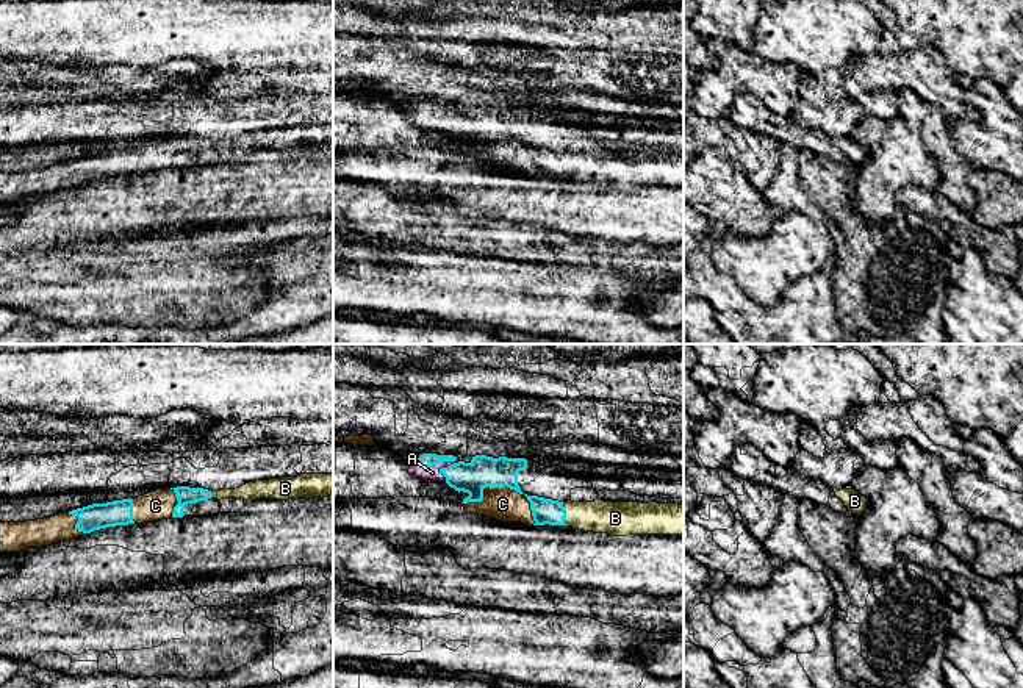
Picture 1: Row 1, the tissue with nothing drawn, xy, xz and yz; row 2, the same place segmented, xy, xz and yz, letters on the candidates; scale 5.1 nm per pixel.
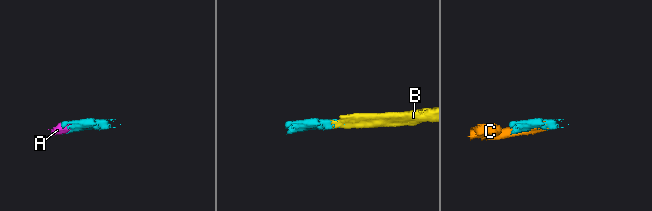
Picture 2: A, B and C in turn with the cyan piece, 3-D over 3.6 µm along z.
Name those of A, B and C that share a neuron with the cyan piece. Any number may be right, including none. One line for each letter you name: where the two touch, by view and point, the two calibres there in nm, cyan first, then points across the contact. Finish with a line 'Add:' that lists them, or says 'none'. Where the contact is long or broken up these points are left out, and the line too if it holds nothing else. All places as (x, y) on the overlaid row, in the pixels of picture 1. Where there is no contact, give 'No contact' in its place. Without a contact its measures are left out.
A: Touches cyan at xz (435, 463). Thickness 70 nm (cyan) against 80 nm
B: Touches cyan at xz (565, 513). Thickness 130 nm (cyan) against 170 nm. Path across: xz (549, 512), (565, 513), (613, 518)
C: Touches cyan at xz (502, 485). Thickness 160 nm (cyan) against 180 nm
Add: A, B, C

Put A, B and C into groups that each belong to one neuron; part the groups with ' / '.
A B C

